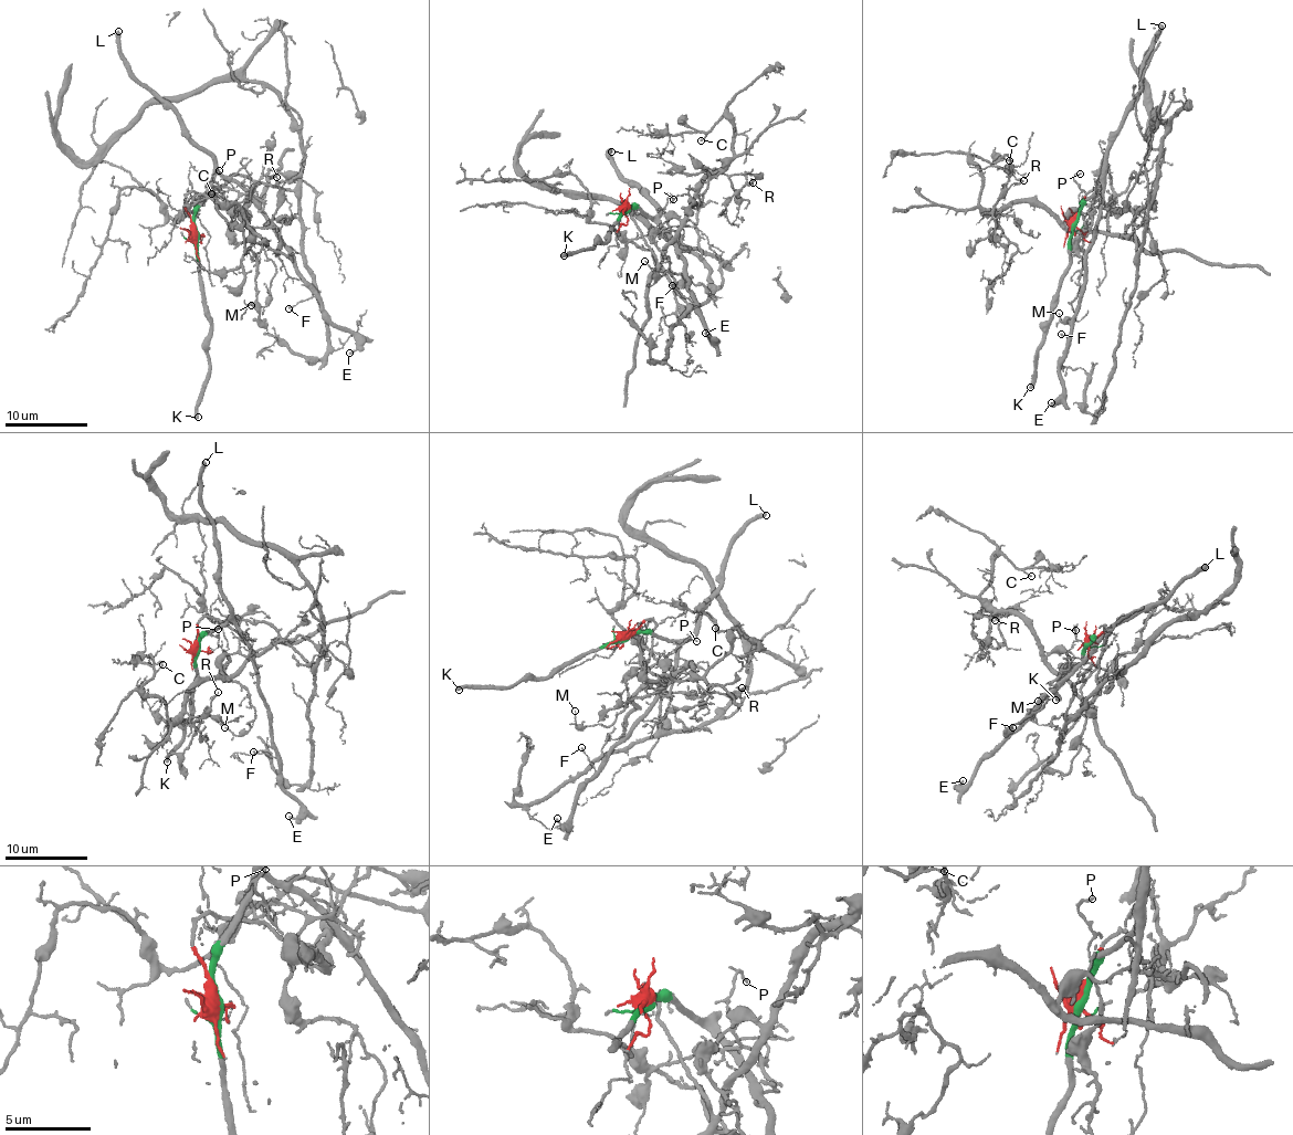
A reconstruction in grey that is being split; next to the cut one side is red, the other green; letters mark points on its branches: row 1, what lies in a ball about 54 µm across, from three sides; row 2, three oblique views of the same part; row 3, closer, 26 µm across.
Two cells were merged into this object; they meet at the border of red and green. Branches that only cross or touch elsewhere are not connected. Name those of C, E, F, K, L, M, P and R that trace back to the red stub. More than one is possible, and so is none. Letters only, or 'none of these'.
C, M, P, R

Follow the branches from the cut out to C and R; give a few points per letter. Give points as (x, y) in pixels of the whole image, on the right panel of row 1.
C: (1074, 222), (1083, 198), (1100, 191), (1107, 208), (1062, 223), (1025, 202), (980, 206), (973, 159), (1009, 160)
R: (1074, 222), (1083, 198), (1100, 191), (1107, 208), (1062, 223), (1025, 202), (997, 214), (999, 195), (1022, 180)

